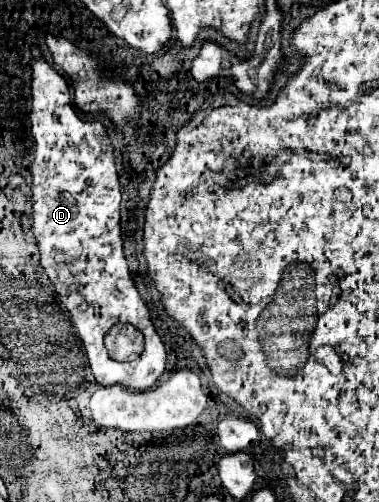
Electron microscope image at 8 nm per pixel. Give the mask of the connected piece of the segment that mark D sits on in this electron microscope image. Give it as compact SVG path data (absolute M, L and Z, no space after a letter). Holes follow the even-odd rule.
M32 44L32 84L30 84L30 138L34 160L30 164L32 174L32 230L40 246L40 264L54 284L62 304L68 308L72 316L72 324L78 330L78 336L84 344L94 380L102 386L118 384L122 388L132 390L150 390L156 386L166 366L166 350L156 334L148 308L144 306L132 278L128 272L128 264L122 252L120 238L120 182L116 172L114 146L106 134L106 128L98 120L84 120L82 114L74 108L70 98L70 88L62 74L56 72L52 64L46 62L38 44ZM126 322L136 326L144 336L144 352L134 362L118 362L108 356L104 346L106 332L118 324Z

